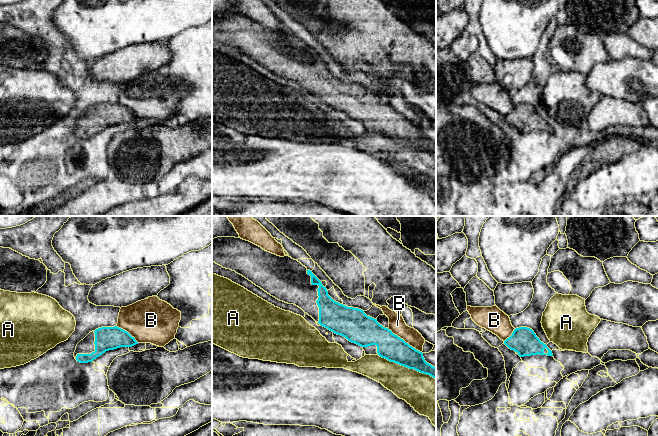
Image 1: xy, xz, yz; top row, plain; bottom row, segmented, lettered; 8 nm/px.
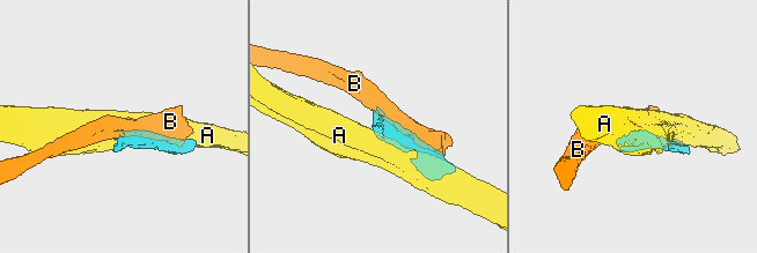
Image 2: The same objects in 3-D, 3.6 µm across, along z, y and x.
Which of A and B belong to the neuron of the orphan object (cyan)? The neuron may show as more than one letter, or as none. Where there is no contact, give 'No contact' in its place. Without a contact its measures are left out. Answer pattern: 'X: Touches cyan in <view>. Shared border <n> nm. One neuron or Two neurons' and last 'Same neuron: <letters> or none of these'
A: Touches cyan in xz. Shared border 500 nm. Two neurons
B: Touches cyan in xz. Shared border 320 nm. Two neurons
Same neuron: none of these

